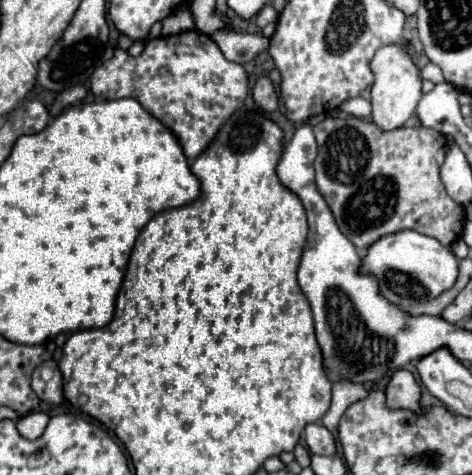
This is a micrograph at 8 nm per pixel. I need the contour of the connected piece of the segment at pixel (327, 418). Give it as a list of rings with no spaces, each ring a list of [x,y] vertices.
[[[336,380],[332,384],[332,404],[330,404],[330,410],[322,418],[322,424],[330,432],[334,432],[338,428],[338,422],[340,422],[342,414],[346,412],[346,408],[352,402],[364,400],[368,394],[370,394],[370,388],[364,388],[362,384],[350,384],[348,380]]]

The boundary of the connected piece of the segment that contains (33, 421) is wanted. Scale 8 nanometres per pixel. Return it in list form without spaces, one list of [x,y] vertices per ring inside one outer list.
[[[32,412],[30,416],[20,418],[20,420],[16,422],[16,428],[18,428],[18,432],[22,432],[22,436],[26,436],[28,440],[36,440],[36,438],[44,432],[48,420],[50,420],[48,414],[44,414],[44,412]]]

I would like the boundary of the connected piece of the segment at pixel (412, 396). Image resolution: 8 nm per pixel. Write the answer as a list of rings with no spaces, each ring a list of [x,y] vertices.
[[[398,370],[390,378],[386,398],[390,408],[420,408],[420,386],[408,370]]]

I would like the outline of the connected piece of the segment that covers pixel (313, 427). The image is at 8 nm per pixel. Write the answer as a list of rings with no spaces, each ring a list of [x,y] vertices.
[[[308,424],[304,430],[304,440],[312,454],[332,456],[336,452],[334,436],[322,424]]]

